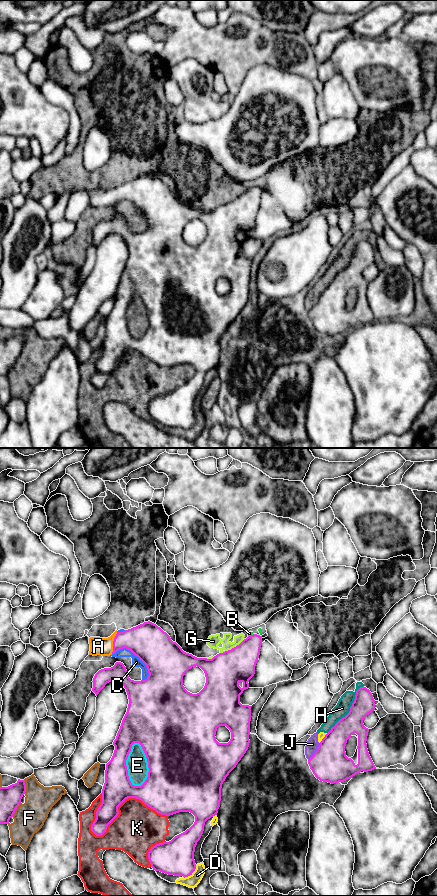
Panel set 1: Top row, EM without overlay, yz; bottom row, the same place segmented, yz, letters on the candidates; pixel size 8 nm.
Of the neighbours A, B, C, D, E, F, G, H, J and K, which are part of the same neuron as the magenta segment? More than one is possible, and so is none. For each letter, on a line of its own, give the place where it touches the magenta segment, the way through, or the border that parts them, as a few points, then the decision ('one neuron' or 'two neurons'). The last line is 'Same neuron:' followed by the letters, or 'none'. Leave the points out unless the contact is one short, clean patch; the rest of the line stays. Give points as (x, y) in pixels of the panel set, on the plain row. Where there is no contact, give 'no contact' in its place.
A: meets magenta in yz at (113, 195); runs through yz (144, 193), (113, 195), (109, 198), (98, 198); one neuron
B: meets magenta in yz at (251, 187); border along yz (253, 186), (248, 188); two neurons
C: meets magenta in yz at (135, 207); two neurons
D: meets magenta in yz at (191, 425); two neurons
E: meets magenta in yz at (148, 315); two neurons
F: meets magenta in yz at (16, 360); two neurons
G: meets magenta in yz at (232, 200); two neurons
H: meets magenta in yz at (350, 261); two neurons
J: meets magenta in yz at (316, 303); two neurons
K: meets magenta in yz at (123, 353); two neurons
Same neuron: A

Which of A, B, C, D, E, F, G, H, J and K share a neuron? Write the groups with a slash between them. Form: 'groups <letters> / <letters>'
groups A / B C D E F G H J K

